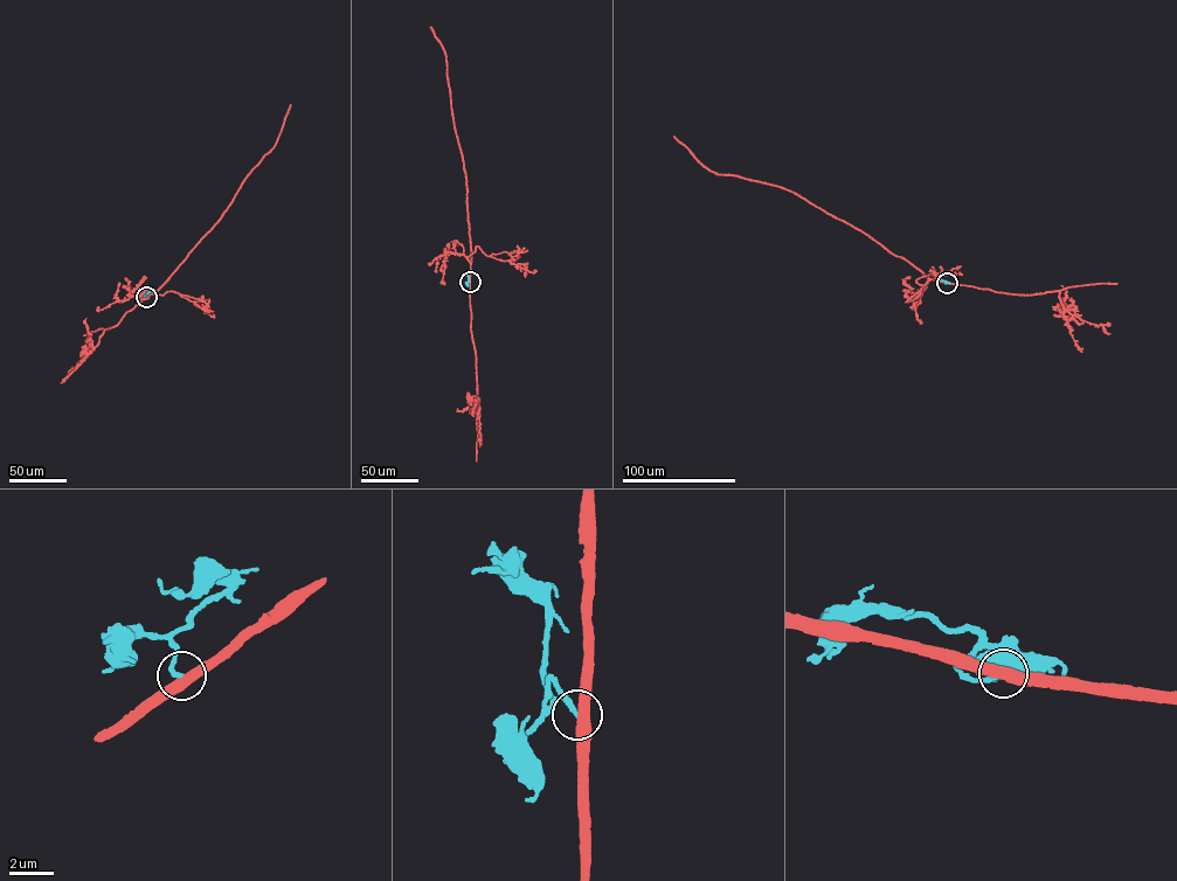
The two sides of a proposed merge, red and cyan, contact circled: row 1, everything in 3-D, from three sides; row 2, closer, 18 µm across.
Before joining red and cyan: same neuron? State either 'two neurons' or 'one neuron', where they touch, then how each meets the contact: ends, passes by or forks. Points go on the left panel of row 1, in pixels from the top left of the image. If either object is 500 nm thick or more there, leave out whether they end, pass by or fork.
two neurons; at (146, 297); red passes by; cyan ends there

